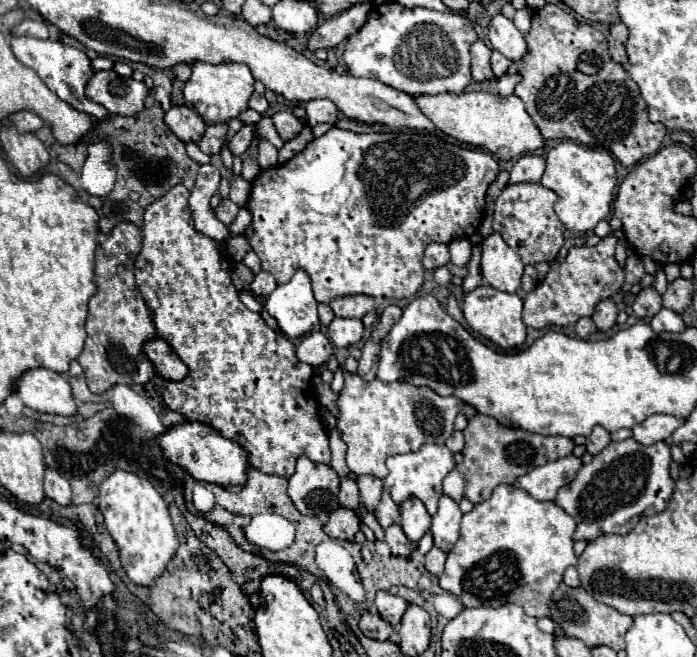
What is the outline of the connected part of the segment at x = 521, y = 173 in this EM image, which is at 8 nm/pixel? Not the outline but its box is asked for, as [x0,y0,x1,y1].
[510,154,544,182]

